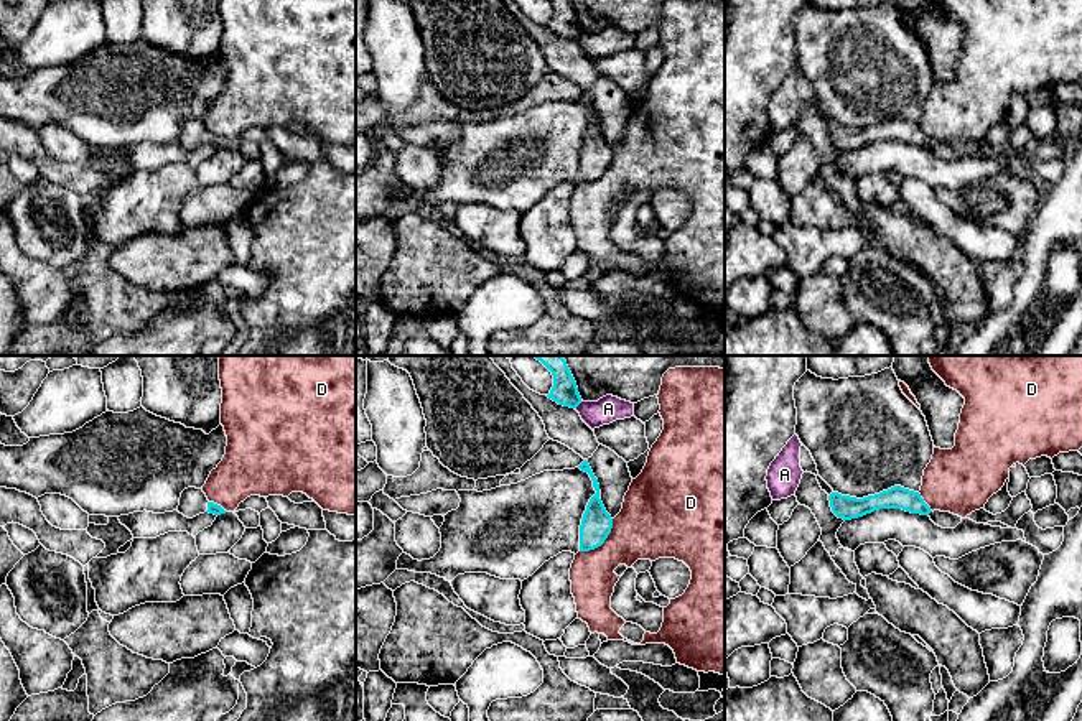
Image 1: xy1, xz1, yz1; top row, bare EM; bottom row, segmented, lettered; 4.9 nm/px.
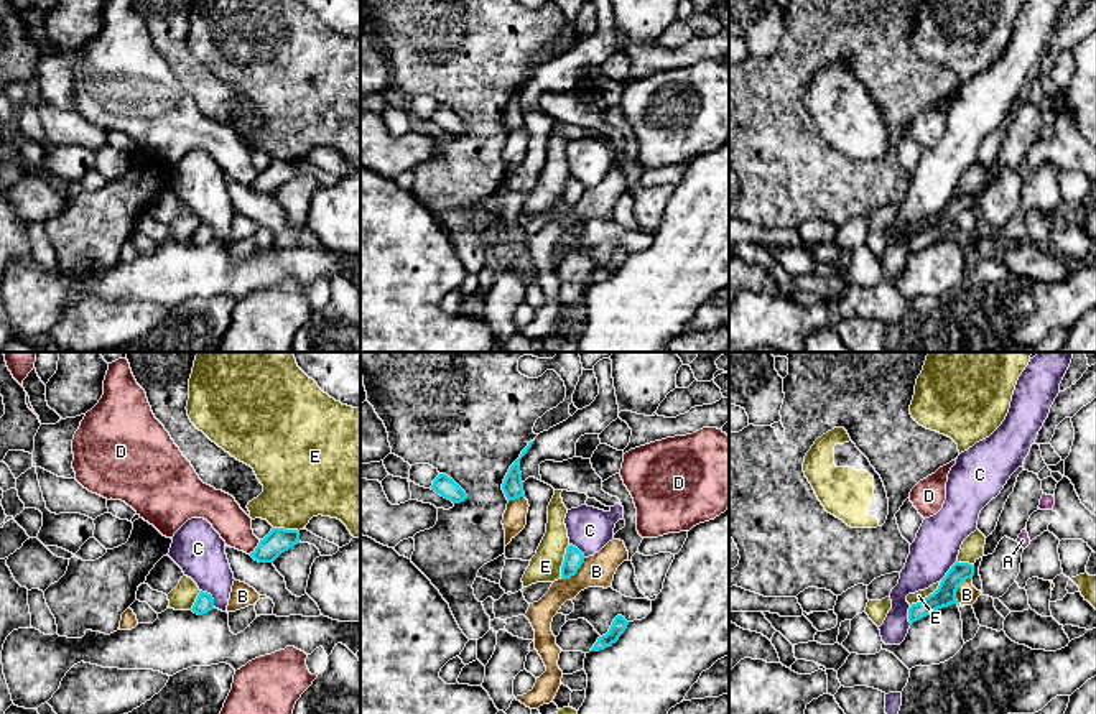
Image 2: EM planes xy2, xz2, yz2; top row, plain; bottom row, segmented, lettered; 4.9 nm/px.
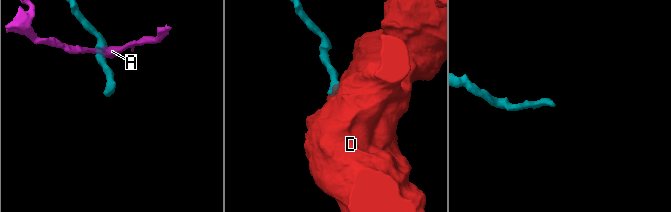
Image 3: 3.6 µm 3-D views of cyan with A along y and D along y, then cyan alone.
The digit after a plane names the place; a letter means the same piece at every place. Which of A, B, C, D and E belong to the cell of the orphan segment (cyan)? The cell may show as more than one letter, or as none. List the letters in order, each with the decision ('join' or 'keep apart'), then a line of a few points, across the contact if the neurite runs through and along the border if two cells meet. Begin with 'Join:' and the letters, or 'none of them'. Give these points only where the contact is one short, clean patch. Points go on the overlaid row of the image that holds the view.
Join: none of them
A: keep apart | xz1 (582, 400), (575, 409)
B: keep apart
C: keep apart
D: keep apart
E: keep apart

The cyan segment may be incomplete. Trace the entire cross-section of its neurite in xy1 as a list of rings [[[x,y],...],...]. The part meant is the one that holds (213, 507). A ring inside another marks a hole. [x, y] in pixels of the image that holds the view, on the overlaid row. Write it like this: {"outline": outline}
{"outline": [[[188,487],[181,492],[180,505],[176,510],[188,519],[193,519],[204,512],[209,512],[214,515],[226,514],[226,510],[221,505],[208,500],[203,489],[196,489],[196,487]]]}

